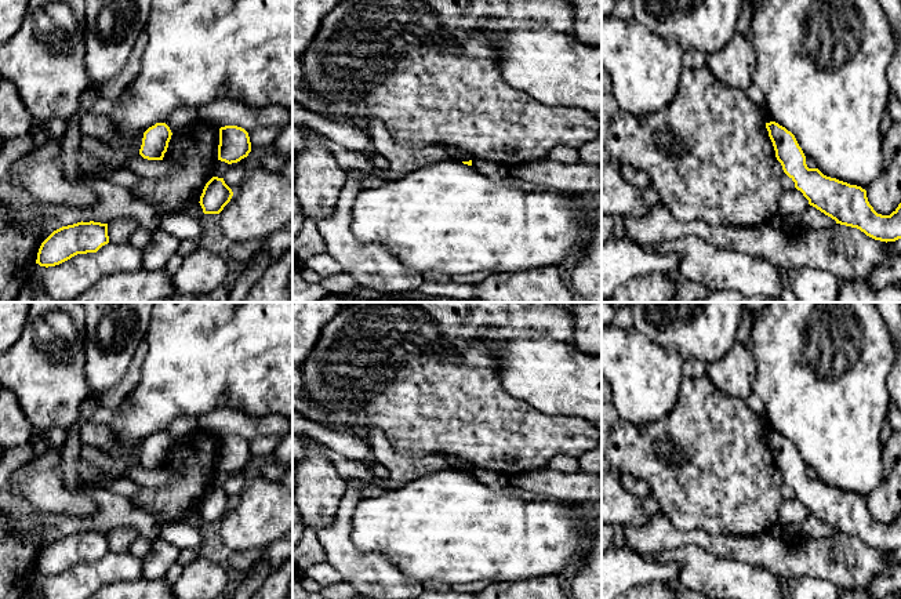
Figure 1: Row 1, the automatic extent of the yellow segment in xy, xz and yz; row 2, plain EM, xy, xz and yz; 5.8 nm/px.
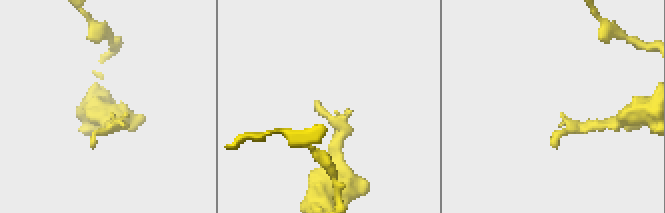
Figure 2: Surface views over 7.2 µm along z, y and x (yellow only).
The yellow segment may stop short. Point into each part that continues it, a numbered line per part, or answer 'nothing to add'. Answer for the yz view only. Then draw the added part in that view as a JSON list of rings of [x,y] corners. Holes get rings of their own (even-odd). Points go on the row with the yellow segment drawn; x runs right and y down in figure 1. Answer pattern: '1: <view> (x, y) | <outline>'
nothing to add

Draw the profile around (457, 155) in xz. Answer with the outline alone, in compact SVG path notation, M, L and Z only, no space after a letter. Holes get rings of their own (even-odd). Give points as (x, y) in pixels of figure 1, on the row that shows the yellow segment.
M437 145L440 146L442 149L444 149L451 160L454 161L469 161L472 160L472 156L465 153L464 150L458 149L458 148L454 148L454 146L450 146L450 145Z

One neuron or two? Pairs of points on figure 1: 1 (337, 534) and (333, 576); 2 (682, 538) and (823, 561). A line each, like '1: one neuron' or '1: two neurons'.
1: two neurons
2: one neuron

